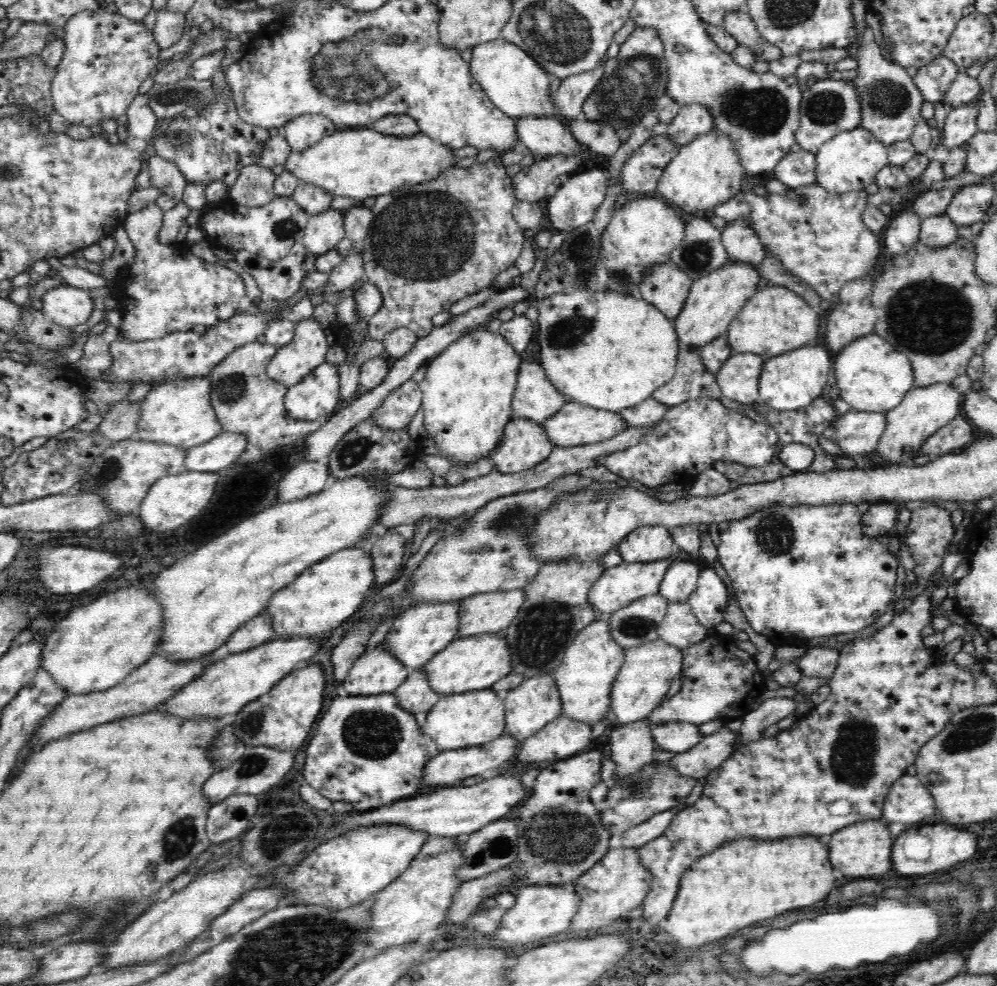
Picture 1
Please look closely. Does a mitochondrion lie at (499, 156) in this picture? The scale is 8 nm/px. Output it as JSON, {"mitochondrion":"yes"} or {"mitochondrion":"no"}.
{"mitochondrion":"no"}

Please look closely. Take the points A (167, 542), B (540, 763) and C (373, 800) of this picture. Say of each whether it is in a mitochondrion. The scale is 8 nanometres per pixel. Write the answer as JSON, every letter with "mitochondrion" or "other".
{"A":"other","B":"other","C":"other"}

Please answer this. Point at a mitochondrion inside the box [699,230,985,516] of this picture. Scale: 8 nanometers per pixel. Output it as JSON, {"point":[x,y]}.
{"point":[928,317]}

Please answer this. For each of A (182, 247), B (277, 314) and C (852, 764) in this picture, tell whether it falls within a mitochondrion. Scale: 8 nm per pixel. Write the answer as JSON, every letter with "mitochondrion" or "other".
{"A":"other","B":"other","C":"mitochondrion"}

